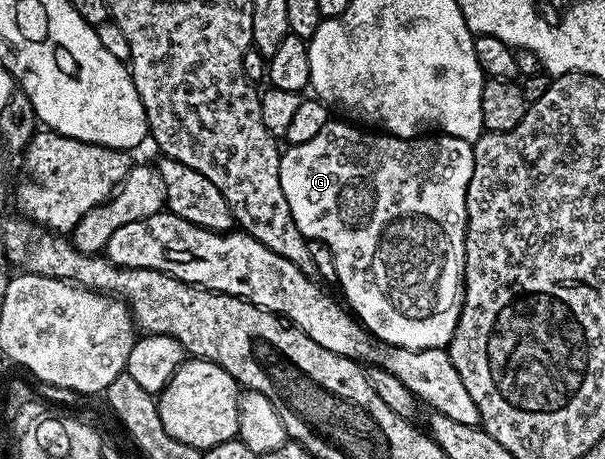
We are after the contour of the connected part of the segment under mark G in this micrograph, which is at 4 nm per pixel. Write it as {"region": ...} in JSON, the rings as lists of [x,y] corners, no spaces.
{"region":[[[347,121],[339,122],[343,123],[327,122],[325,129],[321,129],[317,137],[304,143],[292,143],[280,154],[281,189],[285,192],[285,201],[289,201],[293,221],[297,221],[297,229],[301,229],[301,233],[308,241],[324,243],[331,250],[335,258],[337,287],[343,290],[342,298],[346,306],[379,342],[386,343],[389,347],[408,347],[414,351],[434,347],[446,348],[457,329],[457,321],[461,317],[463,308],[467,190],[469,189],[469,177],[473,177],[473,146],[452,135],[435,133],[430,137],[402,139],[396,135],[380,133],[375,129],[364,129],[362,126],[352,125]]]}

